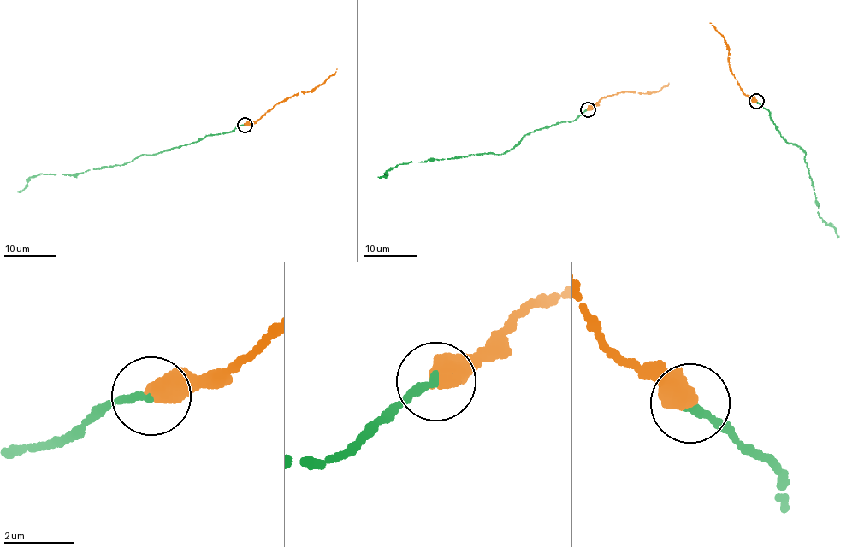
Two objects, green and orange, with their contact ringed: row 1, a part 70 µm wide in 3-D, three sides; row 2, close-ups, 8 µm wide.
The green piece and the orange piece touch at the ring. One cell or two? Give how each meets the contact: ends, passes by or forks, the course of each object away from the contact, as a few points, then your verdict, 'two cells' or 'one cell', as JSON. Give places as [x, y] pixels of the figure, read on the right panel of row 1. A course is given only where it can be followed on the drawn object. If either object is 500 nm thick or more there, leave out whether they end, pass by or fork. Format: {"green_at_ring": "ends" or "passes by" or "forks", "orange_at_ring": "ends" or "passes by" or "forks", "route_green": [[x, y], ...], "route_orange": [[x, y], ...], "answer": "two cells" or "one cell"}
{"route_green": [[755, 101], [768, 109], [770, 120], [783, 139], [799, 146], [806, 153], [820, 217], [831, 224], [837, 238]], "route_orange": [[755, 101], [744, 94], [732, 72], [727, 56], [729, 49], [722, 37], [709, 23]], "answer": "one cell"}

